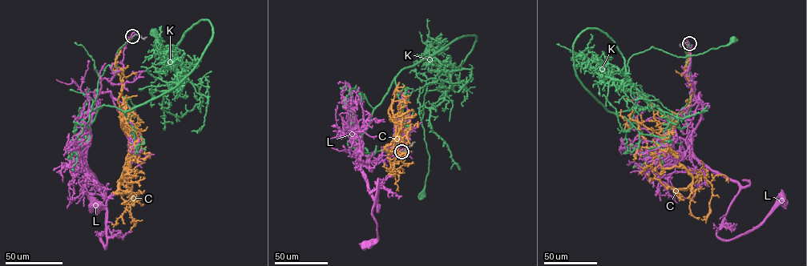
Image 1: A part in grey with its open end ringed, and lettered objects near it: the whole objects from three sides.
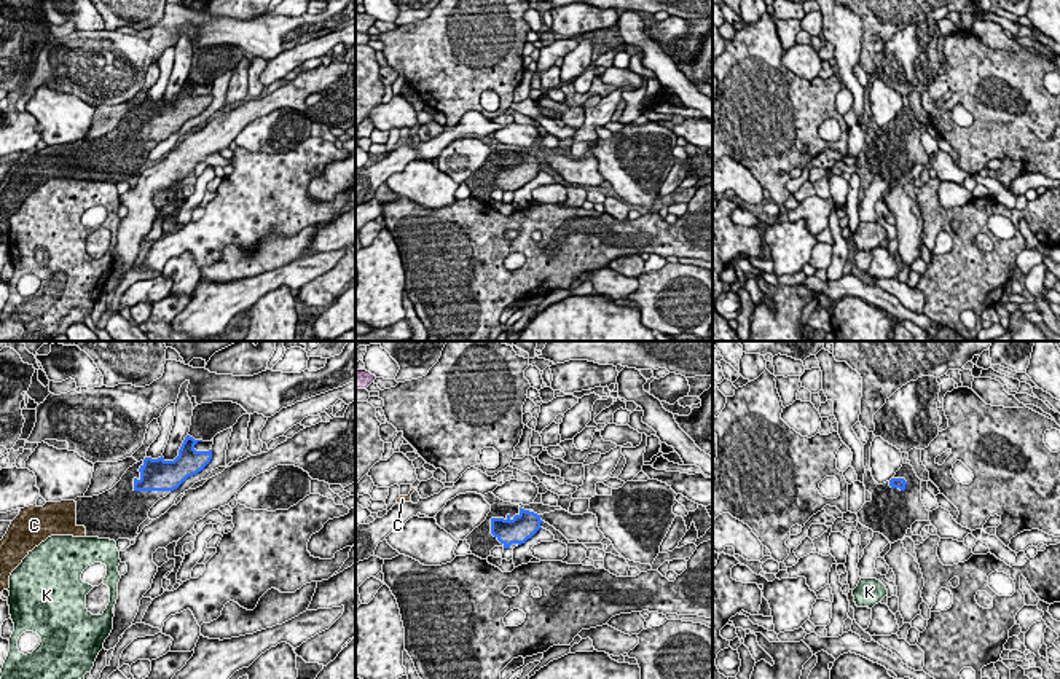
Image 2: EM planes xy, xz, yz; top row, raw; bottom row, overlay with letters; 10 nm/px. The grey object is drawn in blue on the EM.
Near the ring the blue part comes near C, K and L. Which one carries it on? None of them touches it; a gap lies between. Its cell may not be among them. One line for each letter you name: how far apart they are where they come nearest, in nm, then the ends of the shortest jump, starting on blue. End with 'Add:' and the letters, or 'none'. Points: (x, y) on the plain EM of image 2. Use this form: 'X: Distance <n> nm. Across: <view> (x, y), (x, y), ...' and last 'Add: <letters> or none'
C: Distance 600 nm. Across: xy (134, 133), (75, 145)
Add: C

